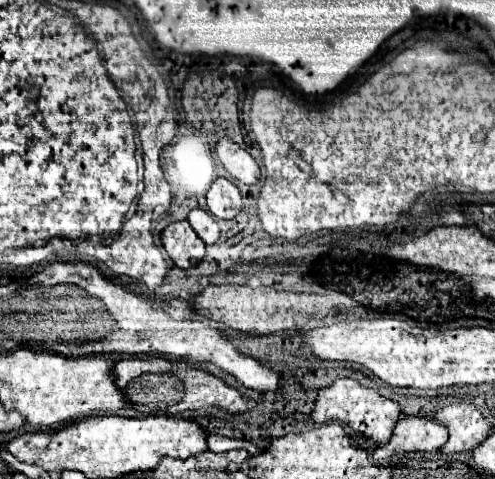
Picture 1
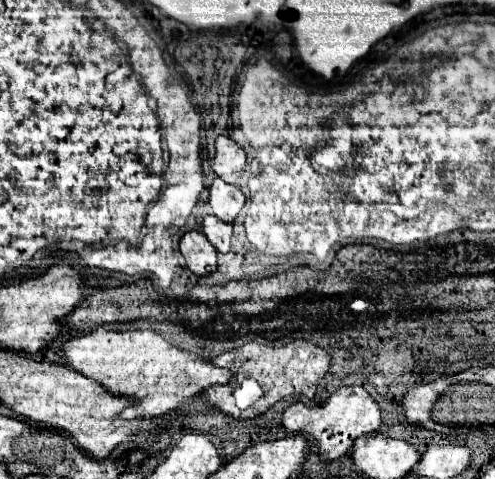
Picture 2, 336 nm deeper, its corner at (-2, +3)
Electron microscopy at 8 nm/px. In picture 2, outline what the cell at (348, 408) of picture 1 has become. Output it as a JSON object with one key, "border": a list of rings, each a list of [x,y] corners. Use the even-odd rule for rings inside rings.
{"border":[[[342,385],[336,391],[332,391],[328,401],[320,407],[306,407],[304,403],[292,403],[284,411],[282,425],[290,433],[302,433],[302,435],[306,433],[310,439],[316,441],[322,457],[326,457],[326,461],[332,461],[350,453],[352,443],[360,435],[374,433],[382,425],[382,413],[380,413],[380,405],[370,397],[370,393],[364,387]]]}

